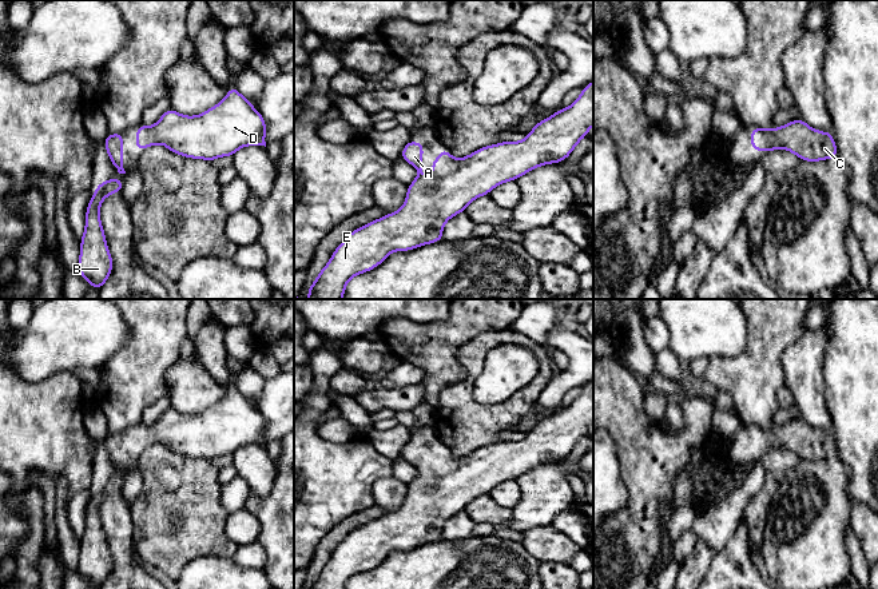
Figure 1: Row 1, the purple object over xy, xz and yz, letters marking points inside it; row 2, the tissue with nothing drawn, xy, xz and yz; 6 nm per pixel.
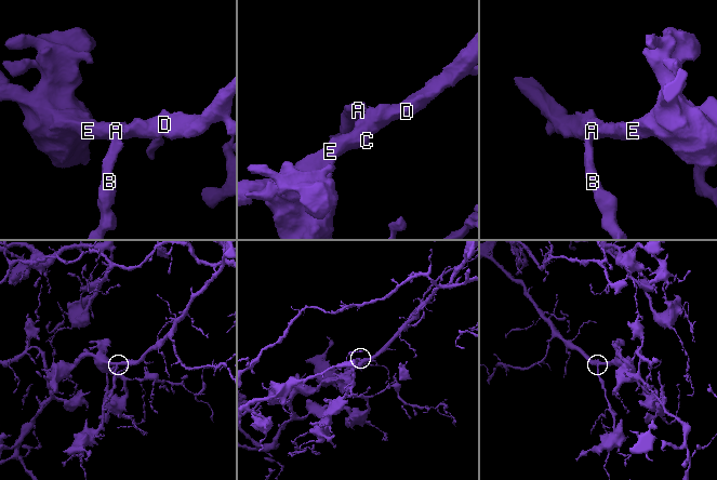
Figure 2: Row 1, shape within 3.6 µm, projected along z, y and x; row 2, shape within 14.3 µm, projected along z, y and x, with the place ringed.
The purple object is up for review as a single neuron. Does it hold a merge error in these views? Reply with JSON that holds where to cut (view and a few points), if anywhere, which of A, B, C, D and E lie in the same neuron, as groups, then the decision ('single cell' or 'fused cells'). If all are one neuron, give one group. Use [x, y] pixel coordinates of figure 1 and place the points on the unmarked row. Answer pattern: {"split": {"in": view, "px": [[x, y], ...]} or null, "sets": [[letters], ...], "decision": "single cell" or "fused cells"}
{"split": null, "sets": [["A", "B", "C", "D", "E"]], "decision": "single cell"}

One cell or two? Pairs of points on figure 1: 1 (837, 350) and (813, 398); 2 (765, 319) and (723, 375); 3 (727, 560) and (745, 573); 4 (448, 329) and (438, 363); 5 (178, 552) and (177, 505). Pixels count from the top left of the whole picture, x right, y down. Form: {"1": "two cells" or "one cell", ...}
{"1": "two cells", "2": "one cell", "3": "one cell", "4": "one cell", "5": "one cell"}

